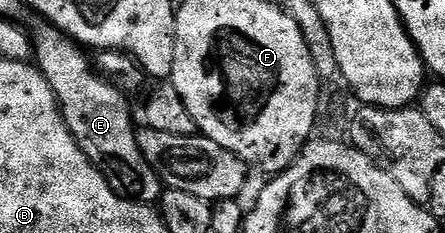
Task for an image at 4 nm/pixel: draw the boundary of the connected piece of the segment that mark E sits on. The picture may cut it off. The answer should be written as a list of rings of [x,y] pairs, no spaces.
[[[37,23],[41,24],[31,28],[35,64],[47,78],[75,142],[83,154],[87,154],[89,161],[109,177],[111,190],[118,192],[125,200],[156,205],[160,201],[163,185],[157,171],[149,165],[147,158],[143,158],[143,150],[137,141],[139,128],[133,125],[130,97],[97,71],[91,63],[90,53],[77,41],[60,32],[54,24]]]

